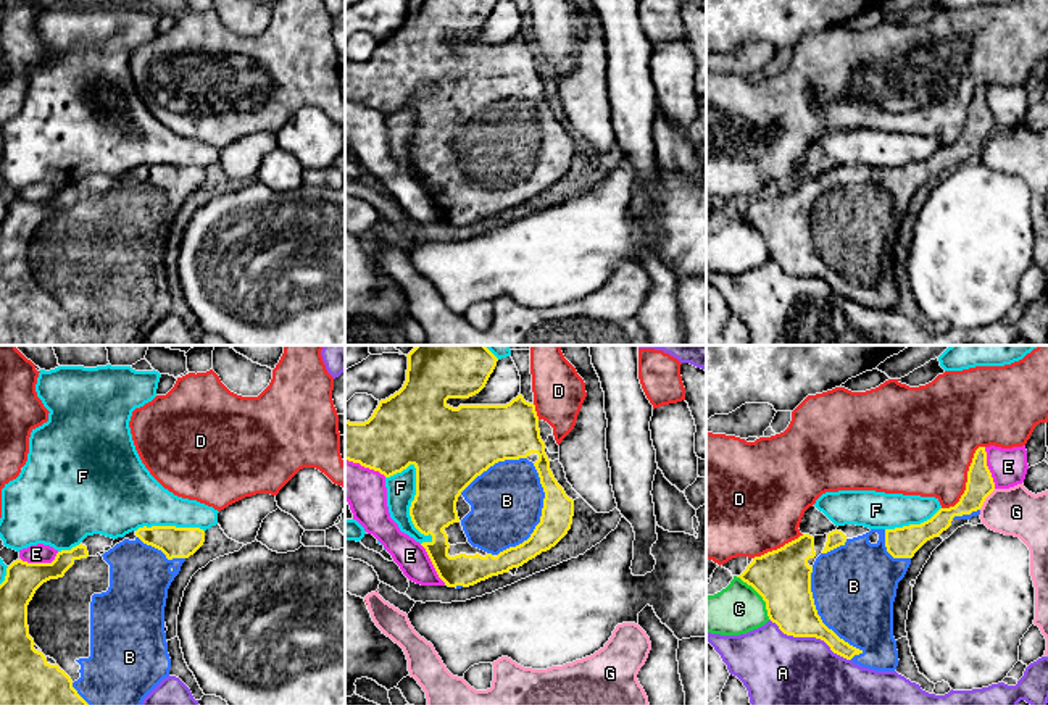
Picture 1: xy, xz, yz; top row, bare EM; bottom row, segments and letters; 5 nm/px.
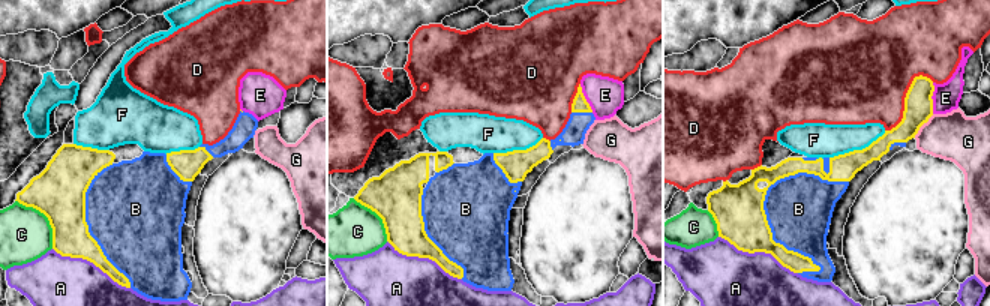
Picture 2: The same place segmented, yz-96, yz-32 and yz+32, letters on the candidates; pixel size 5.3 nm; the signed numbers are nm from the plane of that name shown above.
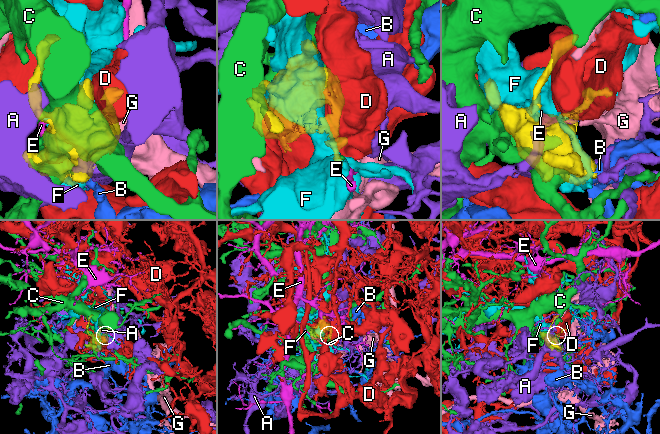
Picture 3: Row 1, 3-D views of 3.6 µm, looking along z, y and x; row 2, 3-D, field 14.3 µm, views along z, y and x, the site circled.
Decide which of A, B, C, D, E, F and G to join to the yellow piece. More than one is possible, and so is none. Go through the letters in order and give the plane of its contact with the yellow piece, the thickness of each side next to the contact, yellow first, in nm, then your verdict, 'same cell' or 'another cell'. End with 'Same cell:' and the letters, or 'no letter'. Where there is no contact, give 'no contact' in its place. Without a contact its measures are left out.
A: contact in yz; calibres 240 and 480 nm; another cell
B: contact in yz; calibres 280 and 420 nm; same cell
C: contact in yz; calibres 280 and 240 nm; another cell
D: contact in yz; calibres 140 and 440 nm; another cell
E: contact in xz; calibres 200 and 160 nm; another cell
F: contact in xz; calibres 280 and 140 nm; another cell
G: contact in yz; calibres 140 and 240 nm; another cell
Same cell: B

